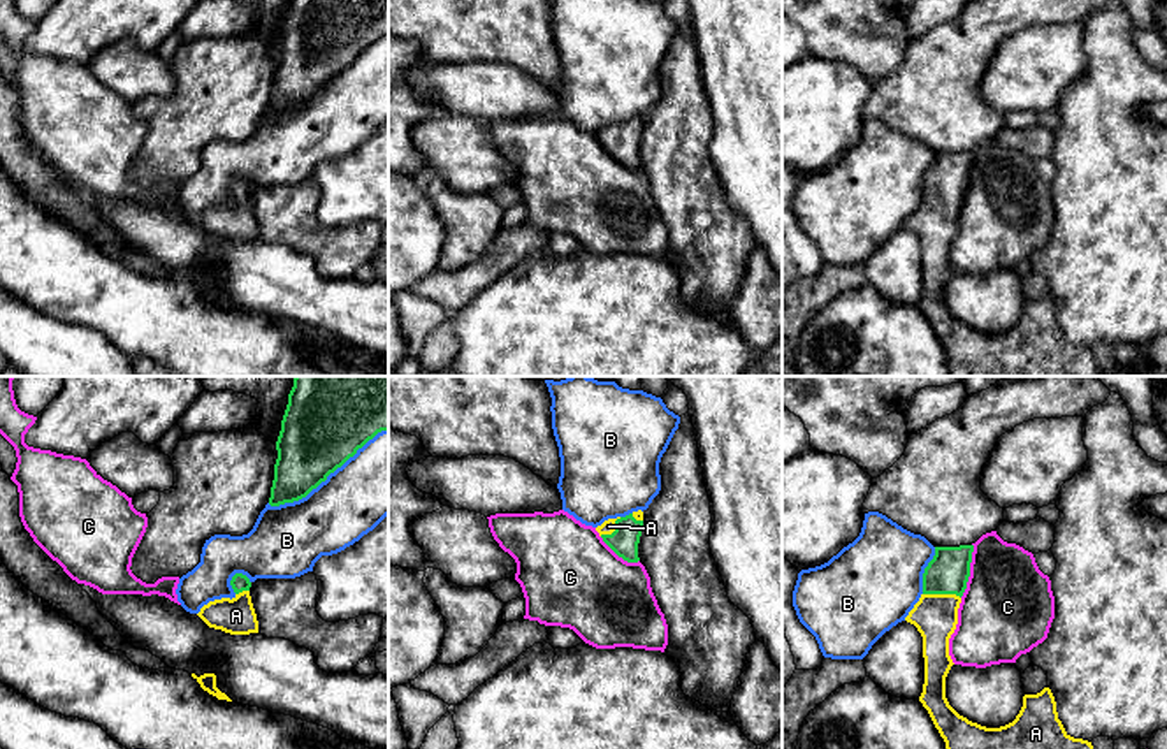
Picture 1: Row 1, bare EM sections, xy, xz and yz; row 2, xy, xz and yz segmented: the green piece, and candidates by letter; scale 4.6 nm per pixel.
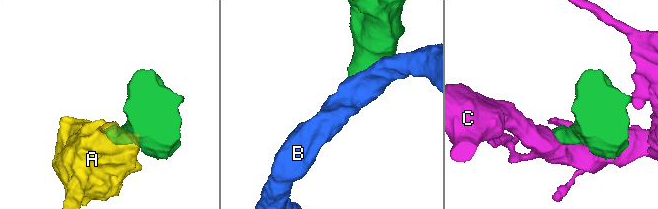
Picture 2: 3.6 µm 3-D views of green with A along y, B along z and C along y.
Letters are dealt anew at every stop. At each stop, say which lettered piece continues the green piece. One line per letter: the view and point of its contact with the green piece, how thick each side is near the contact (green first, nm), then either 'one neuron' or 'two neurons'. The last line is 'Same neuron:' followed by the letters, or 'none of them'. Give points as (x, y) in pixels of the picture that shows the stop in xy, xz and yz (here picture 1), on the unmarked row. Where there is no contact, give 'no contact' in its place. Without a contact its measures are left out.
A: yz (942, 199) | 190/200 nm | one neuron
B: xy (327, 81) | 360/340 nm | two neurons
C: yz (969, 176) | 190/420 nm | two neurons
Same neuron: A

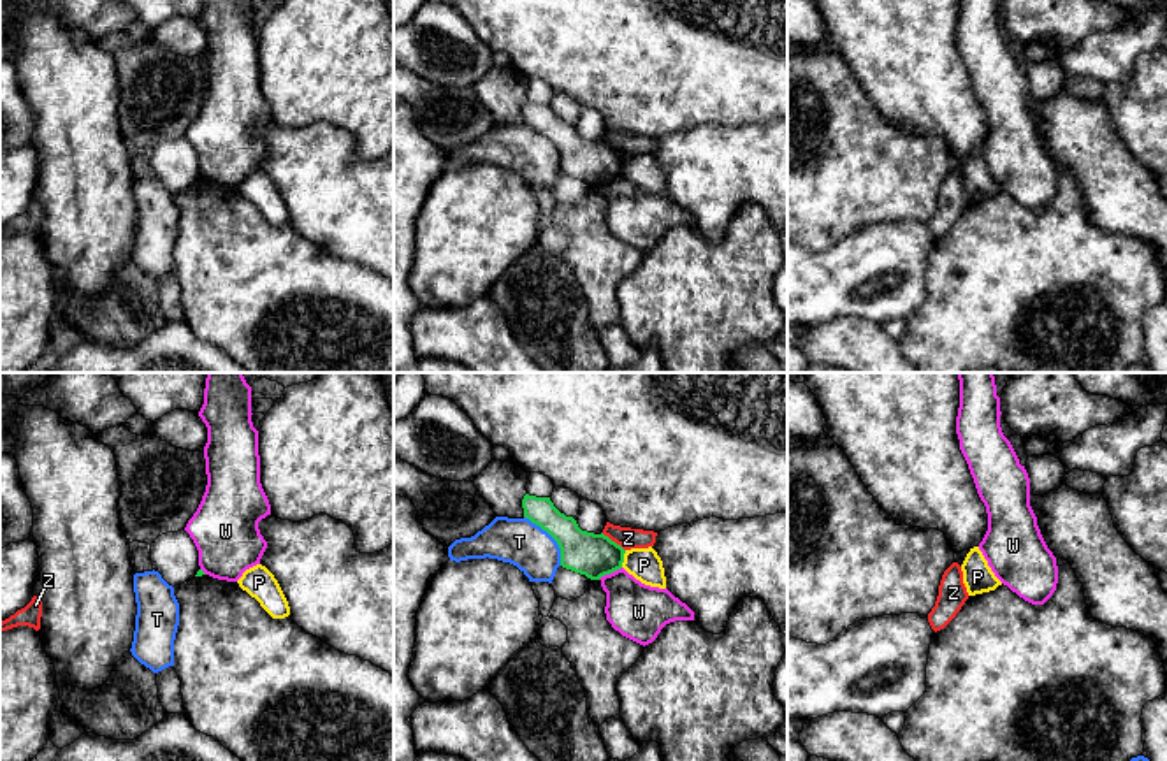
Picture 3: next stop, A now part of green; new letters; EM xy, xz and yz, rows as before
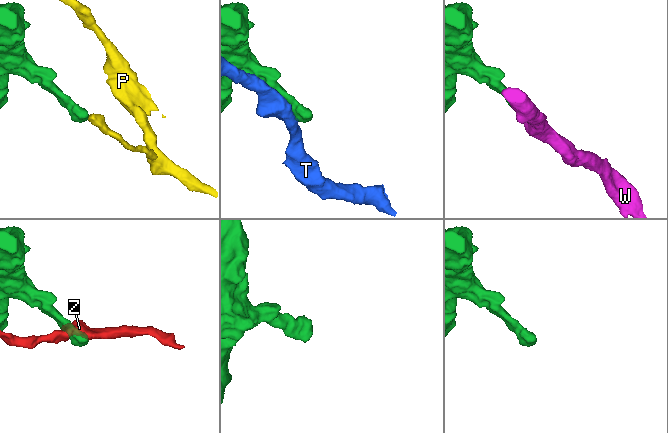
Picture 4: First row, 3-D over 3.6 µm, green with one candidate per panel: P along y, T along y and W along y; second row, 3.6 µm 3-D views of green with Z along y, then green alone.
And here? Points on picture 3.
P: xz (623, 166) | 200/150 nm | two neurons
T: xz (552, 143) | 200/220 nm | two neurons
W: xz (608, 180) | 200/260 nm | two neurons
Z: xz (614, 148) | 200/100 nm | two neurons
Same neuron: none of them

